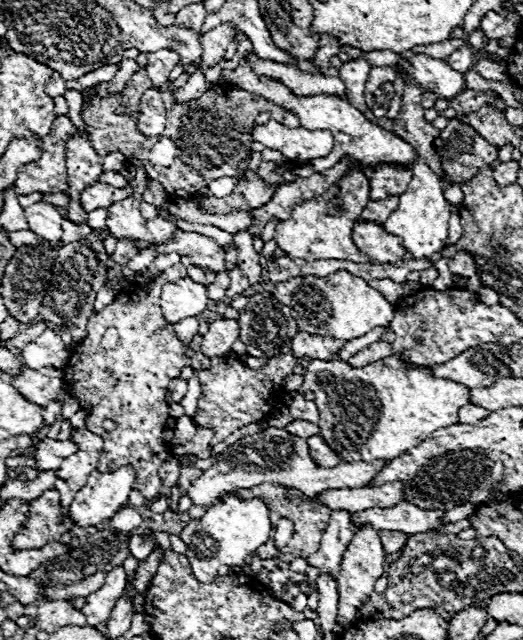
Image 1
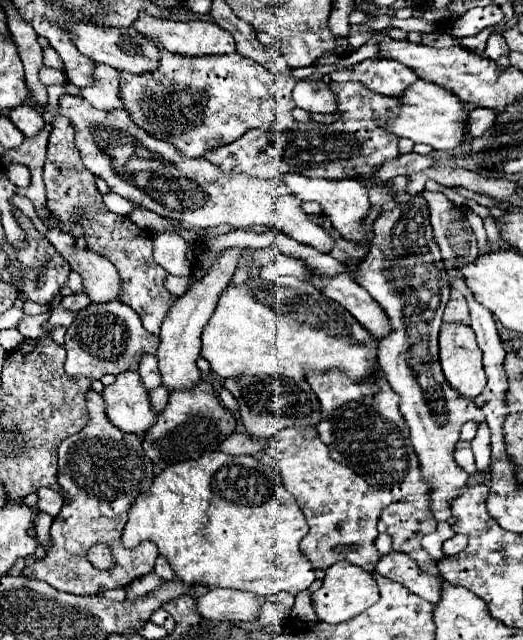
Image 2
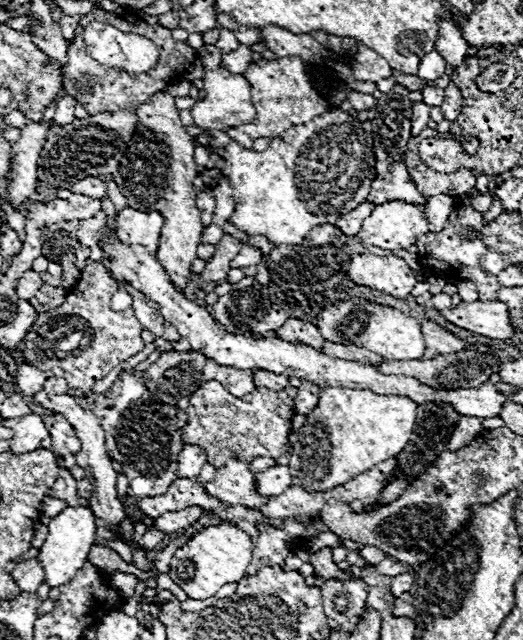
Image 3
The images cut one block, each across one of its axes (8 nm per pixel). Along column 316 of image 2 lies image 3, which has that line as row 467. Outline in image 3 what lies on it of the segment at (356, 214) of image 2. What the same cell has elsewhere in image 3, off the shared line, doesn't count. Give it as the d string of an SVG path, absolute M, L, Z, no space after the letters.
M184 444L184 450L180 452L180 462L178 462L178 476L196 478L206 462L208 462L208 454L200 446Z

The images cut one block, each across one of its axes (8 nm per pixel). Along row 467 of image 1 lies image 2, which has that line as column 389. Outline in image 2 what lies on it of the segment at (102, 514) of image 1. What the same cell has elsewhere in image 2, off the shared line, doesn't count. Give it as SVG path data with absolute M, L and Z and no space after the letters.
M416 80L400 98L402 108L398 112L398 116L390 122L384 124L384 128L388 128L388 132L396 134L398 138L410 138L412 142L422 142L432 146L438 152L448 152L452 154L454 150L460 148L460 144L464 142L464 136L468 134L468 110L464 108L464 104L460 102L460 98L438 86L432 82L424 82L424 80Z

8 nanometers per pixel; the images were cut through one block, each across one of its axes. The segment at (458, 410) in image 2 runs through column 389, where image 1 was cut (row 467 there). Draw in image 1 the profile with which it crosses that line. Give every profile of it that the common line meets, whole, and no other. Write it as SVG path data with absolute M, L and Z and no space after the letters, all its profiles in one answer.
M268 428L264 432L240 438L230 448L222 450L218 462L204 470L204 474L188 488L188 496L194 504L210 506L222 492L234 492L238 488L252 488L264 482L296 488L308 498L314 498L326 488L362 488L366 486L384 462L342 462L336 468L318 468L310 458L304 438L292 436L284 428Z

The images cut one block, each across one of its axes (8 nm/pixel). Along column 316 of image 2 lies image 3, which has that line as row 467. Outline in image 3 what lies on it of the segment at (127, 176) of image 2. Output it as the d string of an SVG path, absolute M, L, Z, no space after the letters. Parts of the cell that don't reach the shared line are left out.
M228 460L224 468L216 470L212 482L206 482L204 488L210 496L218 498L224 504L240 506L262 506L268 504L266 496L260 496L256 490L256 476L248 464L240 460Z

